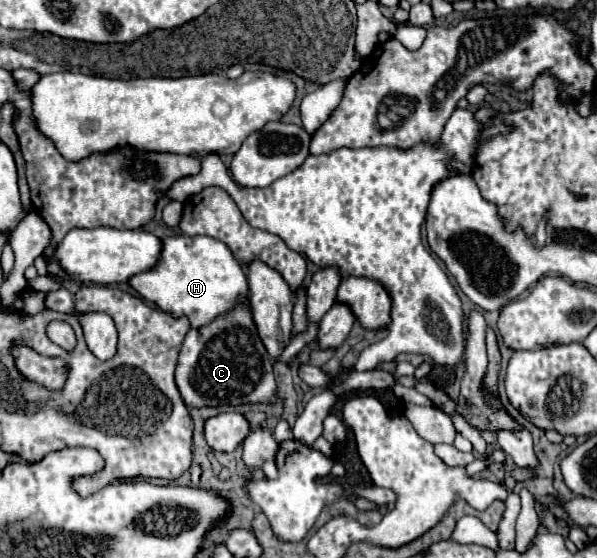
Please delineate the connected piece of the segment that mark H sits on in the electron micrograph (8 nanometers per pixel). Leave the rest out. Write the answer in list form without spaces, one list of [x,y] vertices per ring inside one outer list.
[[[175,235],[163,239],[161,261],[155,269],[131,277],[131,287],[161,311],[173,317],[187,317],[193,329],[209,325],[215,317],[229,313],[235,305],[249,307],[249,285],[243,265],[229,247],[213,237]]]

